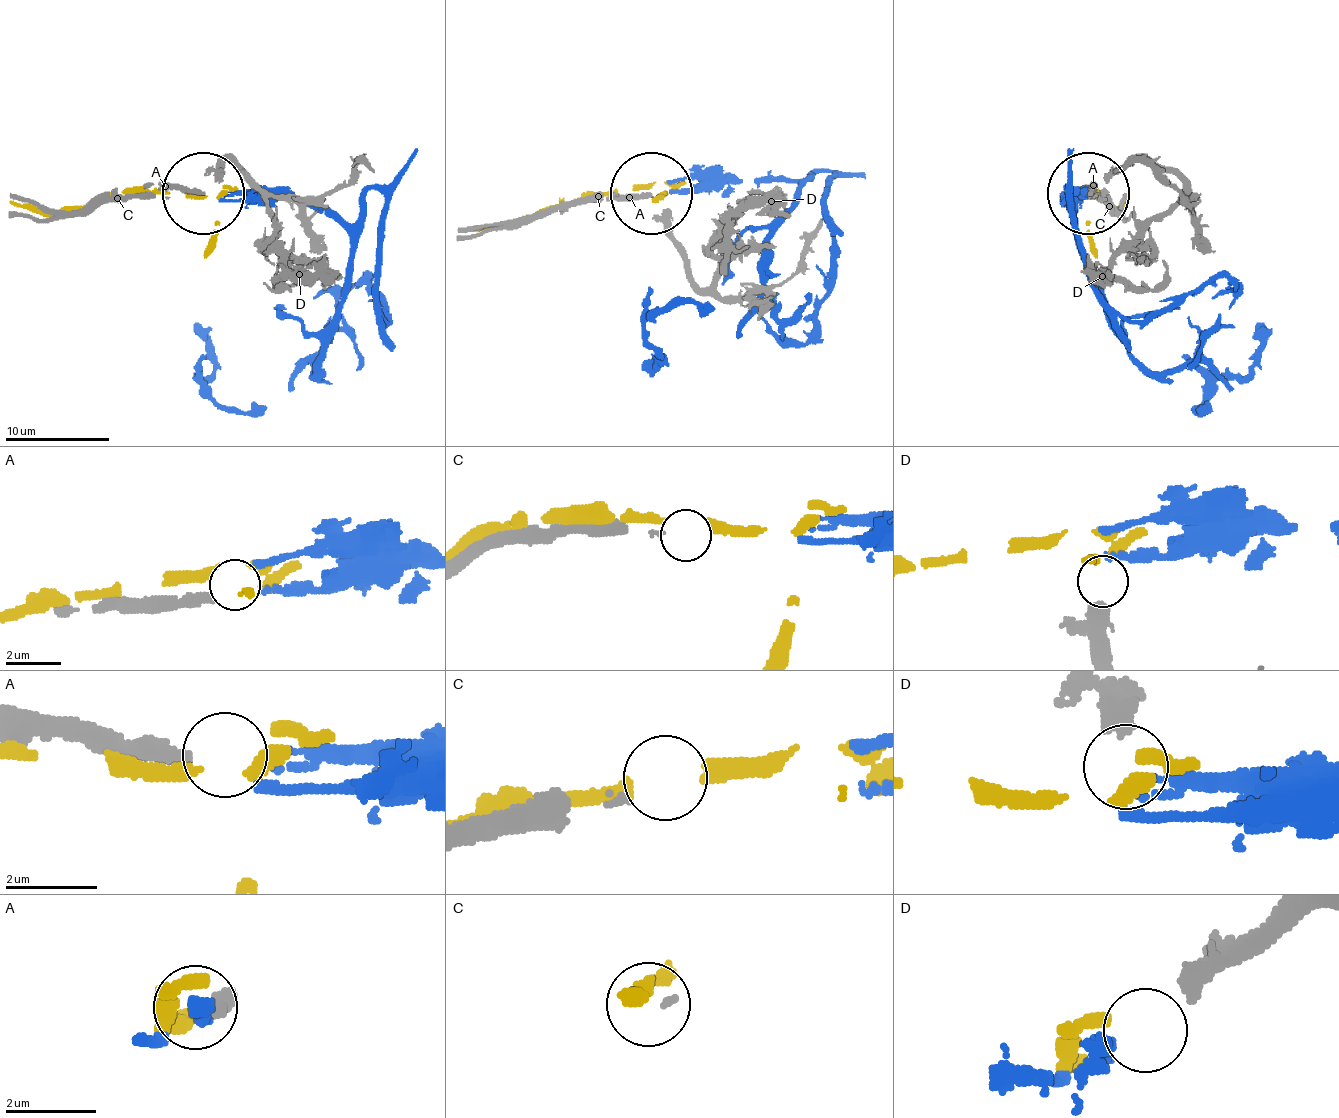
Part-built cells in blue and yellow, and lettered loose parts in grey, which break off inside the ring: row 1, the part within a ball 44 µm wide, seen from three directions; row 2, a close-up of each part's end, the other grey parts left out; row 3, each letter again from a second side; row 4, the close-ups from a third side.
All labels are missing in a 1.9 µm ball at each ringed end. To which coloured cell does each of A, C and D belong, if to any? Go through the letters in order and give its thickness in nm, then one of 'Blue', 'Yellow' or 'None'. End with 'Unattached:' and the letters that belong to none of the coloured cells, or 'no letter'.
A: Thickness 400 nm. Blue
C: Thickness 110 nm. None
D: Thickness 480 nm. Yellow
Unattached: C

